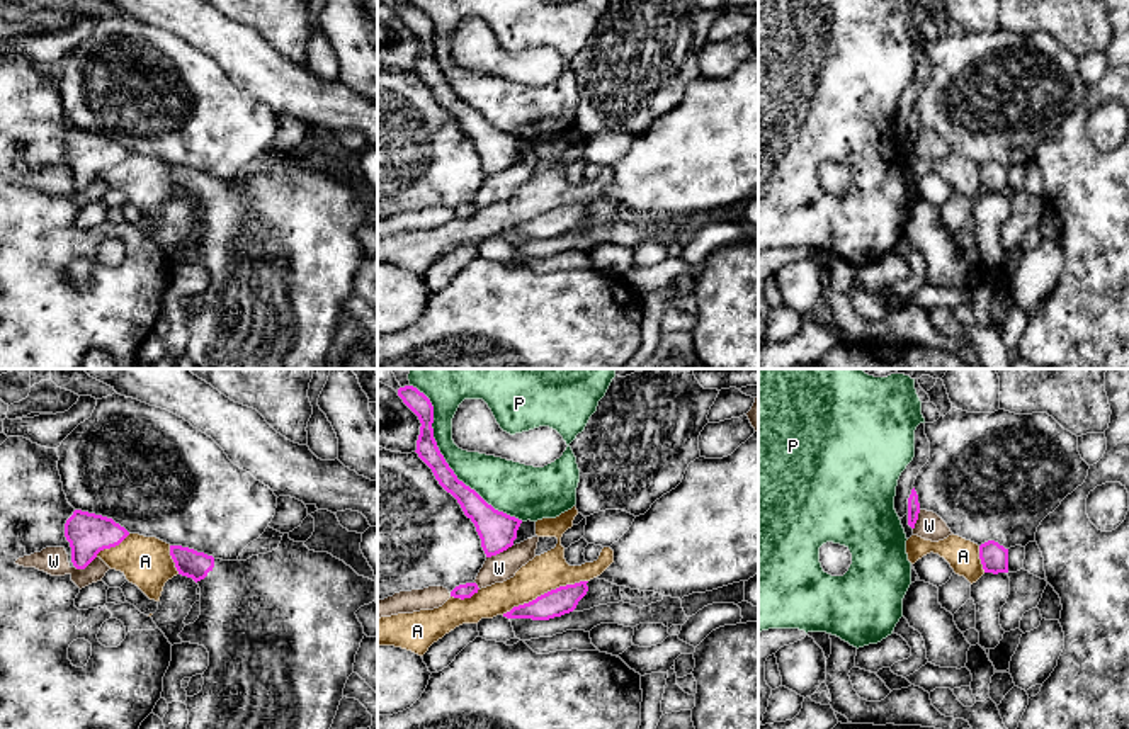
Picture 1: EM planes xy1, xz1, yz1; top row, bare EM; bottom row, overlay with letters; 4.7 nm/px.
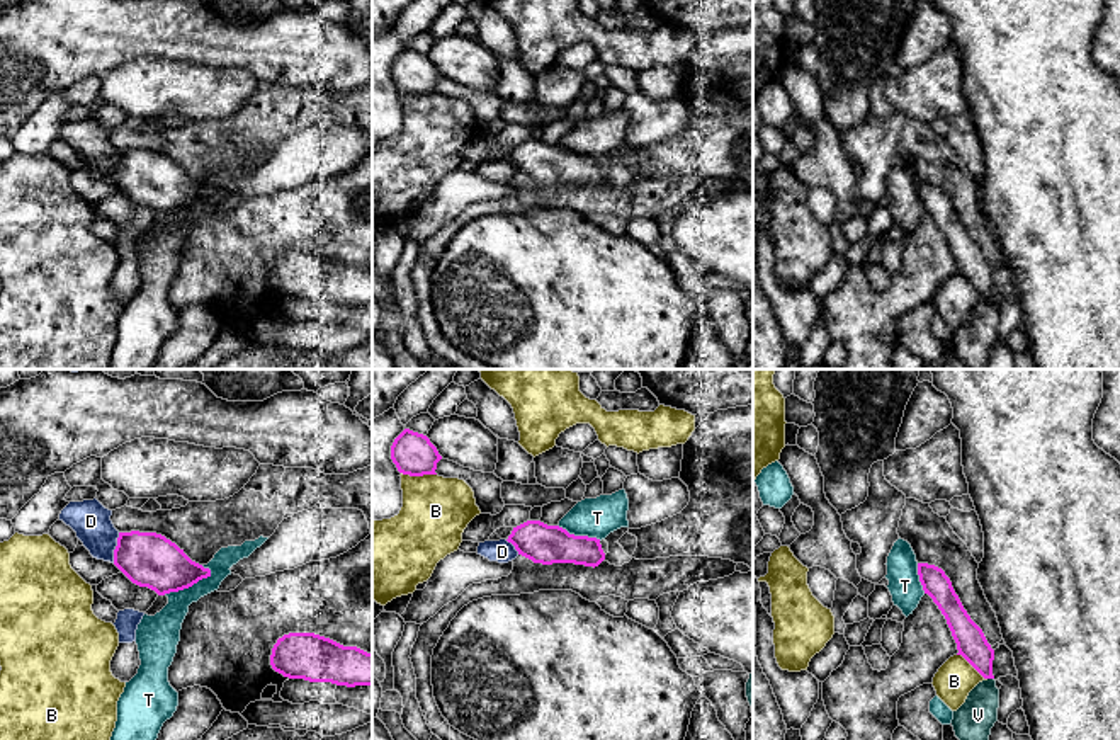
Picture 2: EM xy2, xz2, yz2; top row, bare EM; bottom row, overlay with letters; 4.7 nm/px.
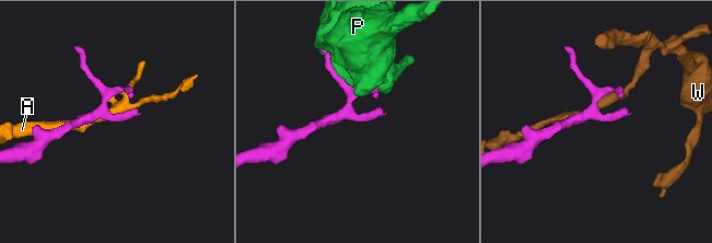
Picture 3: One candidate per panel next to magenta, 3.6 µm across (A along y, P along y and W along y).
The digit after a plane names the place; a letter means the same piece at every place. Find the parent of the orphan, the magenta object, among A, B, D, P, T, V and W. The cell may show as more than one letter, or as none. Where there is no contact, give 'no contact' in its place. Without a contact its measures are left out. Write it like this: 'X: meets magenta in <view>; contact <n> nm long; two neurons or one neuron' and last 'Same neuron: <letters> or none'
A: meets magenta in xz1; contact 440 nm long; two neurons
B: meets magenta in xz2; contact 170 nm long; two neurons
D: meets magenta in xy2; contact 150 nm long; two neurons
P: meets magenta in xz1; contact 850 nm long; two neurons
T: meets magenta in xy2; contact 260 nm long; two neurons
V: meets magenta in yz2; contact 30 nm long; two neurons
W: meets magenta in xz1; contact 140 nm long; two neurons
Same neuron: none

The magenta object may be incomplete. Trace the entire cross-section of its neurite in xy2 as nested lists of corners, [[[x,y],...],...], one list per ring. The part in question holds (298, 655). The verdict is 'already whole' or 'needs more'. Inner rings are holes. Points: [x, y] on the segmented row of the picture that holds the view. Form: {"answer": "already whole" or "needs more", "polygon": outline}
{"answer": "already whole", "polygon": [[[289,633],[279,638],[270,665],[289,679],[347,687],[372,686],[372,653],[314,633]]]}

